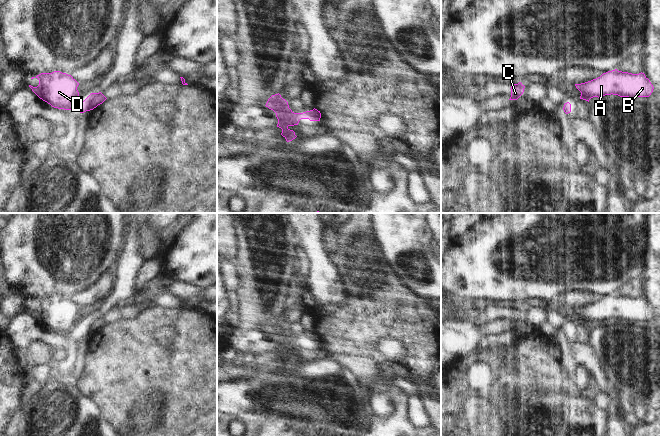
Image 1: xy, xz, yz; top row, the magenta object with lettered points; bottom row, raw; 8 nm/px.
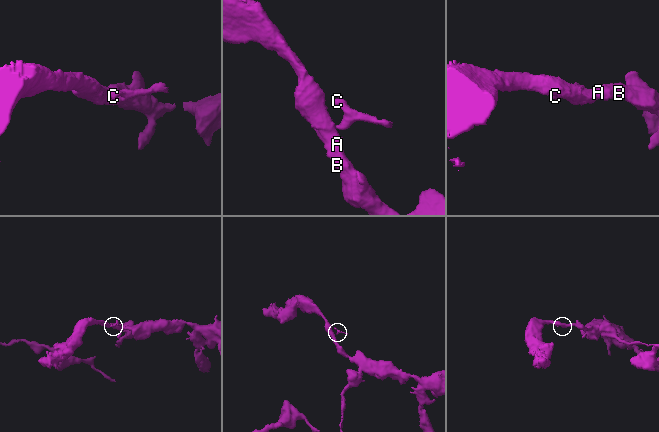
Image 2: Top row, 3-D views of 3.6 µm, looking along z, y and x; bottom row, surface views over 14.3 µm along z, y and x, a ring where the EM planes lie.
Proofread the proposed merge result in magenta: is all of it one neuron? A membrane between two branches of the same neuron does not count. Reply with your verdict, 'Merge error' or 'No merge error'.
Merge error

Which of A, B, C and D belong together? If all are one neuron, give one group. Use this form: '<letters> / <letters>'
A B D / C

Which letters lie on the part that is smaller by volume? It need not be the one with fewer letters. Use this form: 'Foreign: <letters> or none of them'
Foreign: C

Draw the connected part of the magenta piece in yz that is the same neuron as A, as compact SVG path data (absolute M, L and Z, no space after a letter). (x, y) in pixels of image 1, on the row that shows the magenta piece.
M617 69L575 86L581 92L580 99L588 102L593 97L600 98L611 94L629 98L649 97L654 89L644 73L632 74Z

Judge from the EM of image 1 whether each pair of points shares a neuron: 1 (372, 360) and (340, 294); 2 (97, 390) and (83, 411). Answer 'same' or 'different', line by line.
1: different
2: different

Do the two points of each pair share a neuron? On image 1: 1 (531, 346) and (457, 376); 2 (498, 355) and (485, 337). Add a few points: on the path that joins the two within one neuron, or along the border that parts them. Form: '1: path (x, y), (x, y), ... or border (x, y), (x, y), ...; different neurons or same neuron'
1: path (512, 354), (478, 354), (472, 357); same neuron
2: border (493, 341), (473, 349), (468, 354); different neurons

